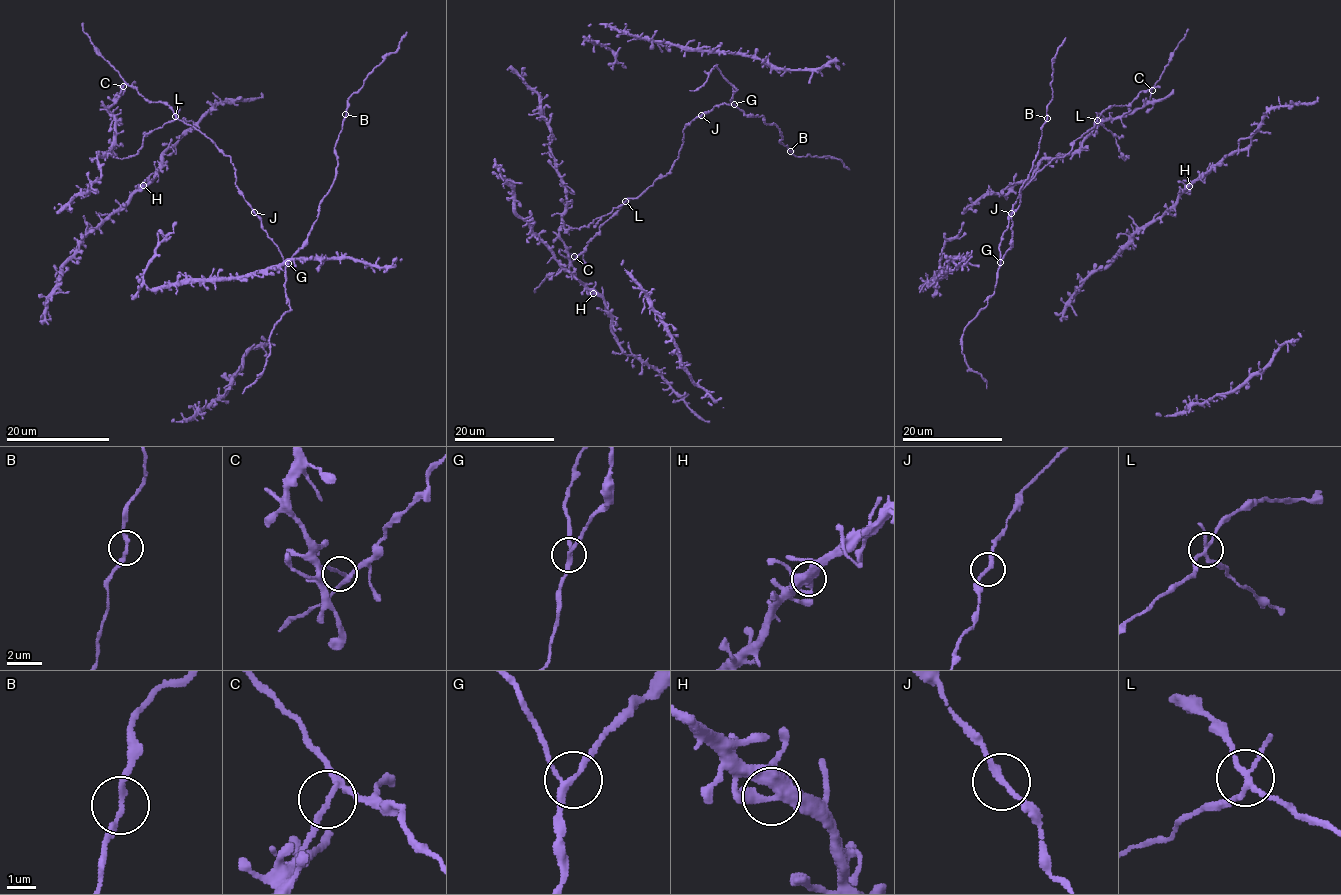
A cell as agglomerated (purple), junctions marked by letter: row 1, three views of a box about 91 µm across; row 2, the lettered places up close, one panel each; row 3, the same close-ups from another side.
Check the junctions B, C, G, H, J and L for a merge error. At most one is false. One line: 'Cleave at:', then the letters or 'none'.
Cleave at: L

